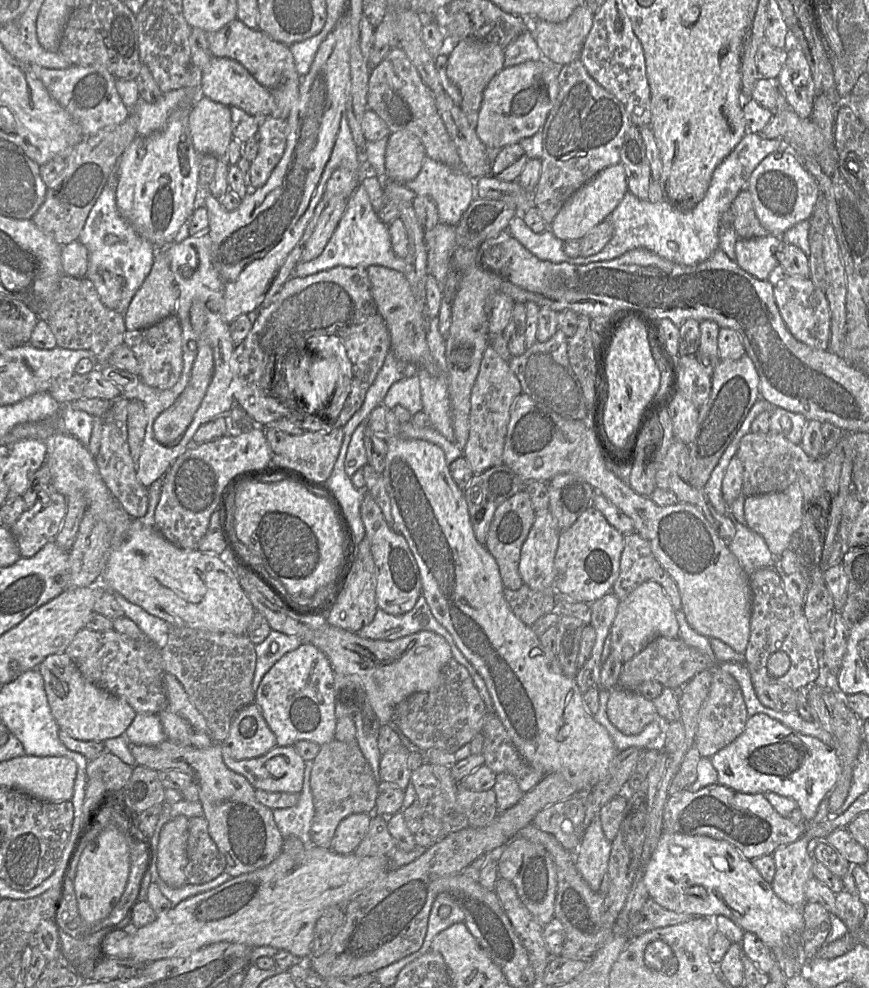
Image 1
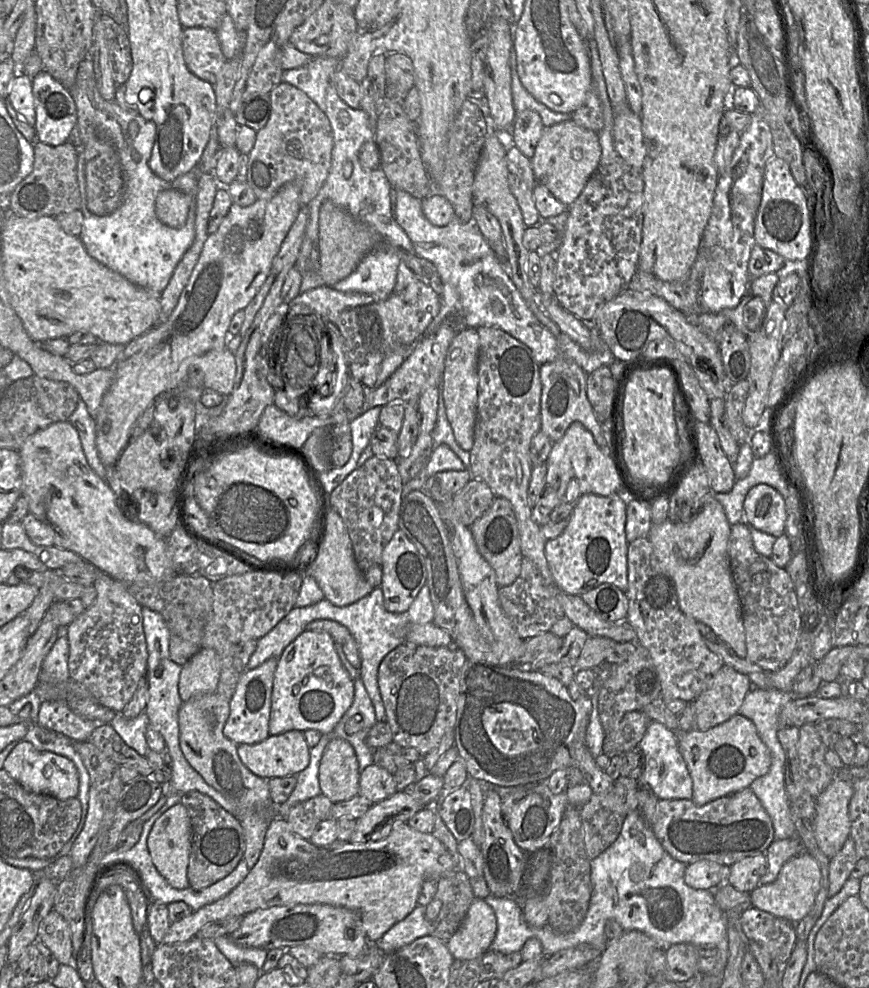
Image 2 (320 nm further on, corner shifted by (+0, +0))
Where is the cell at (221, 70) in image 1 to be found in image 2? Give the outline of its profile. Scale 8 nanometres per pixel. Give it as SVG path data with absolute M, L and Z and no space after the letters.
M203 27L183 28L182 51L188 70L214 85L226 62L215 31Z

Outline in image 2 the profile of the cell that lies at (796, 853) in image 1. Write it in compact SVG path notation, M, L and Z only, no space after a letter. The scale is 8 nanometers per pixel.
M797 836L783 840L774 840L765 853L767 871L760 878L759 884L767 885L774 882L782 866L788 860L804 851L804 845Z

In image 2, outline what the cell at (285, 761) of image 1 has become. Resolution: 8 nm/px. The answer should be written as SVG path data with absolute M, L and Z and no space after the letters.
M299 730L269 735L255 744L237 745L242 763L252 773L267 780L297 775L309 764L309 750L303 732Z

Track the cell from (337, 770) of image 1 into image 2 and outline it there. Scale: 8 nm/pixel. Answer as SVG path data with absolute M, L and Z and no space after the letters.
M320 793L295 805L284 820L296 834L309 840L316 826L321 821L330 818L332 805L333 802Z

